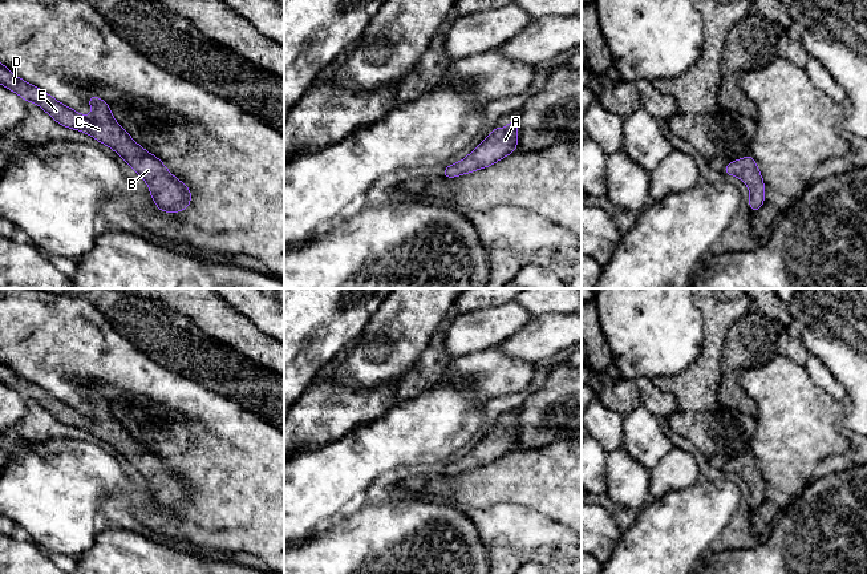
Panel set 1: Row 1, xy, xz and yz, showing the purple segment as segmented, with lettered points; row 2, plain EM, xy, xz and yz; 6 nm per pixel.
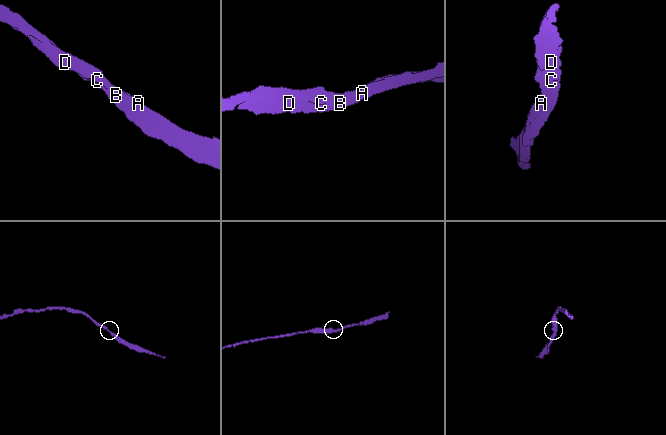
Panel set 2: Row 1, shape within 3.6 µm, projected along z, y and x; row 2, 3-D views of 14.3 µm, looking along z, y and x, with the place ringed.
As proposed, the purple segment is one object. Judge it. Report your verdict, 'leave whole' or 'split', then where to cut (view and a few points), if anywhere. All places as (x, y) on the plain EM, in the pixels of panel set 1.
leave whole; cut none

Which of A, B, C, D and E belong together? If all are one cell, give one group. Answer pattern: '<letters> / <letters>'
A B C D E

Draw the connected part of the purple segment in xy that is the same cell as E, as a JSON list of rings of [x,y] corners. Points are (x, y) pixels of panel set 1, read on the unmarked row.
[[[0,360],[0,381],[17,391],[25,400],[35,400],[56,420],[84,429],[119,452],[135,472],[149,484],[153,500],[159,509],[179,510],[191,501],[189,484],[175,476],[162,458],[133,438],[131,433],[114,417],[106,399],[89,393],[93,412],[82,413],[40,385],[19,376]]]

